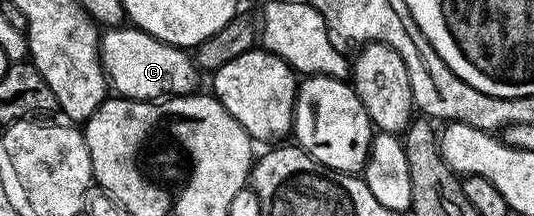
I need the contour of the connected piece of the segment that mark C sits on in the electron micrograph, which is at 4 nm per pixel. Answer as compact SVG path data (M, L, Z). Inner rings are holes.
M110 27L101 34L100 56L109 88L131 101L157 101L195 92L199 70L185 48L157 41L137 27Z

